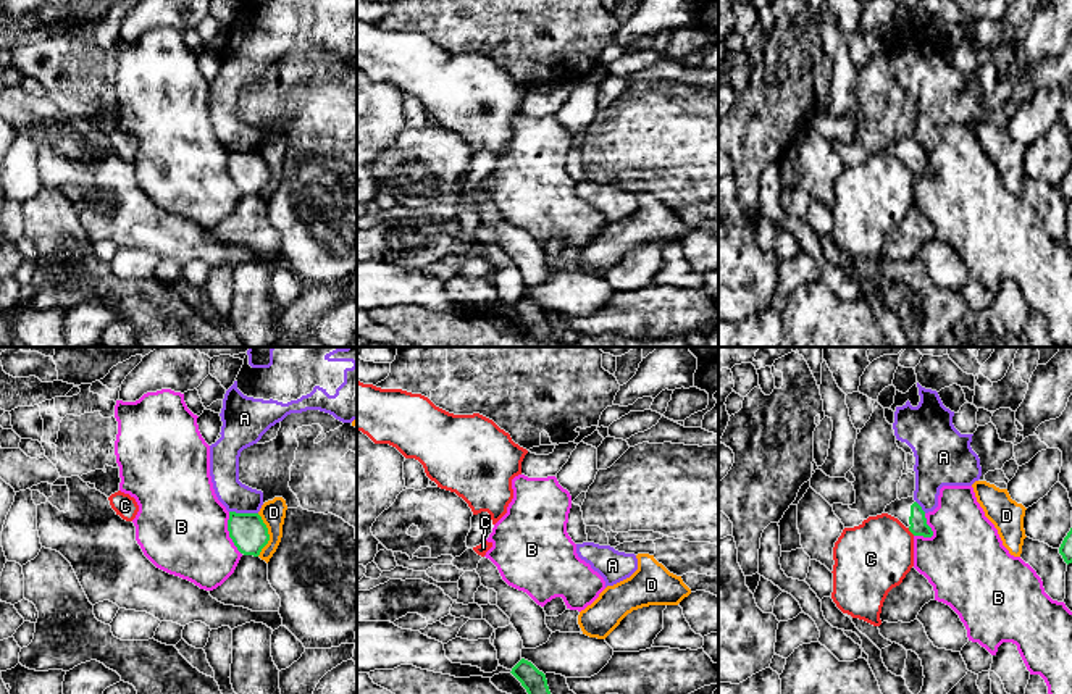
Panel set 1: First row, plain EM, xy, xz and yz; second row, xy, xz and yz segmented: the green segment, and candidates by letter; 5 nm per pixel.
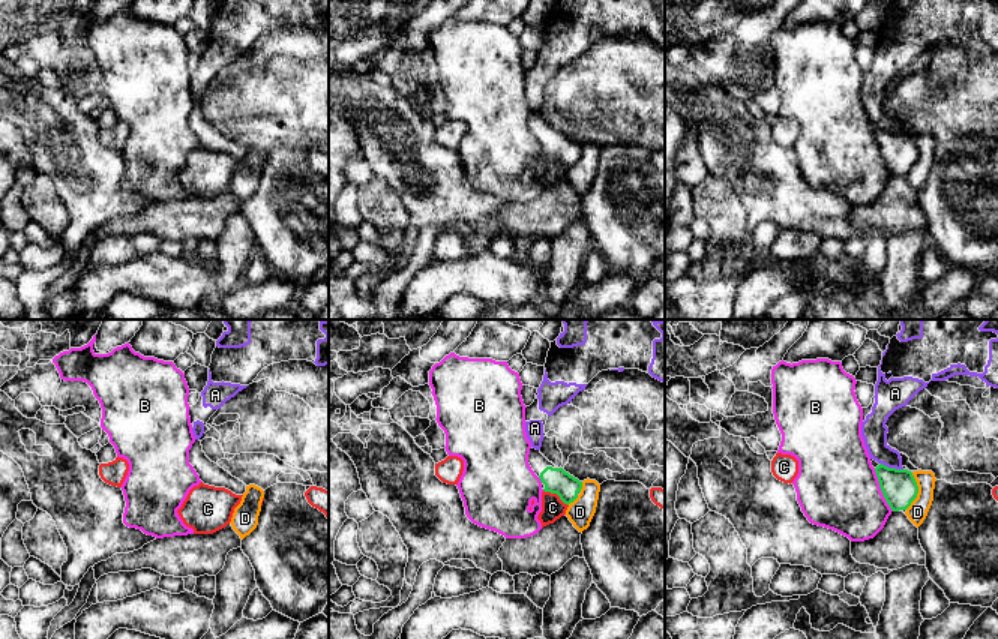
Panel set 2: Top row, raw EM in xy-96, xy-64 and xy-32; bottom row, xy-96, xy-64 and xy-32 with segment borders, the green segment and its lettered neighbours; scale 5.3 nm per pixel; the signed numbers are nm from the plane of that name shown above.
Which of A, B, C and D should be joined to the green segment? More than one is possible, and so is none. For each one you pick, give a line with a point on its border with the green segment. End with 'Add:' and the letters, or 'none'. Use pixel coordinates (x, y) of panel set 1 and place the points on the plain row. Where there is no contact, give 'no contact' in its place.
Add: none

